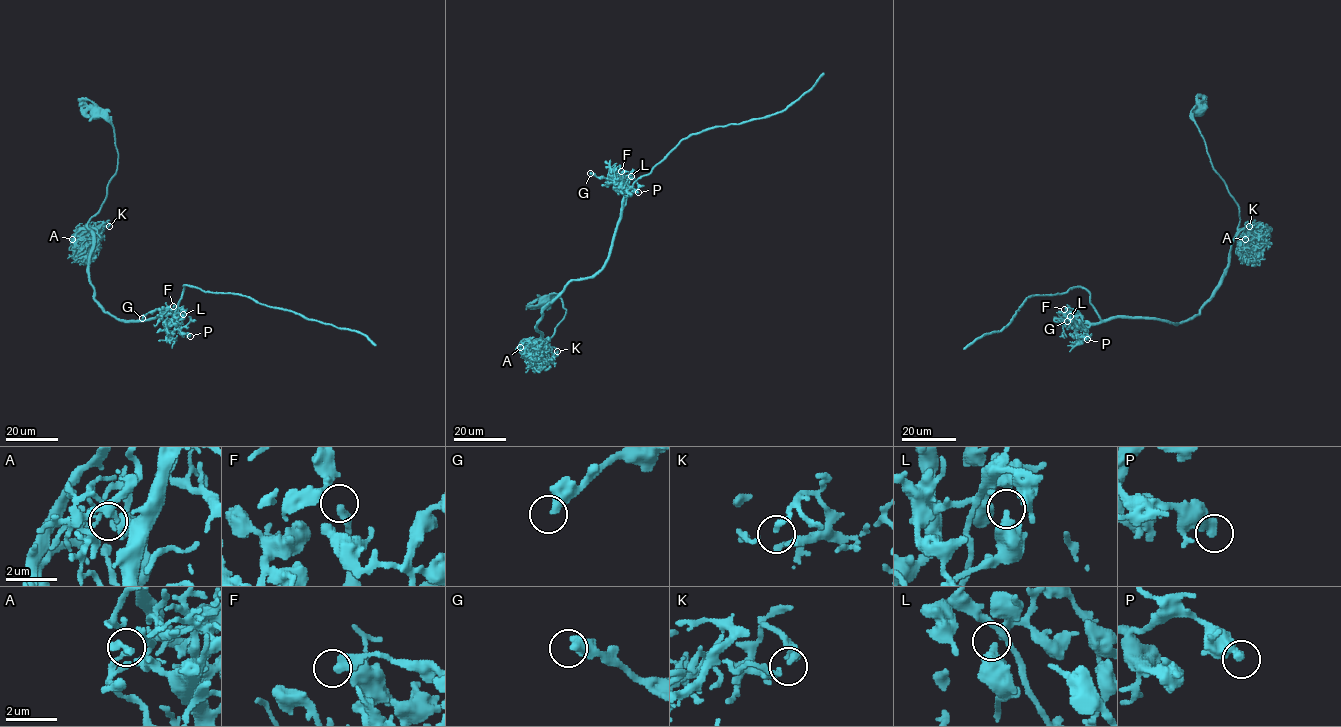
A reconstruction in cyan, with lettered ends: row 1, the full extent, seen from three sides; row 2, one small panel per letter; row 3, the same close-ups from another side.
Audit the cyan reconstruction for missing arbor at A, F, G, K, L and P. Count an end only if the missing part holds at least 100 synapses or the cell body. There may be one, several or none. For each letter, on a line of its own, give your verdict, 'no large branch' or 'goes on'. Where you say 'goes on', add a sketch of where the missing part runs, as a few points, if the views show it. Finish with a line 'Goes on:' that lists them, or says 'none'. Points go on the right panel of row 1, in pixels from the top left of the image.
A: no large branch
F: no large branch
G: no large branch
K: no large branch
L: no large branch
P: no large branch
Goes on: none

